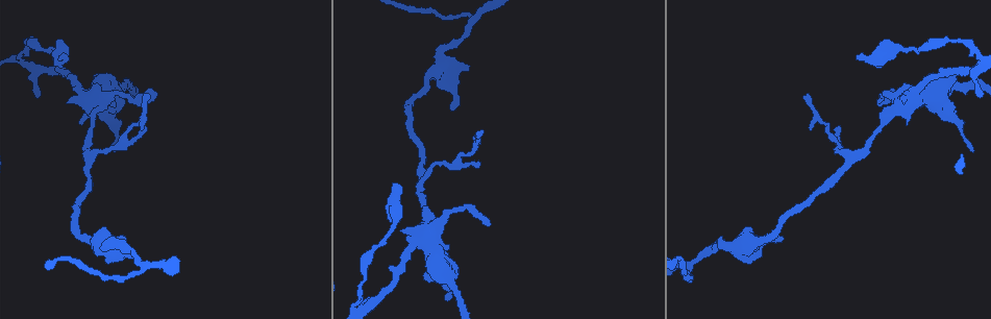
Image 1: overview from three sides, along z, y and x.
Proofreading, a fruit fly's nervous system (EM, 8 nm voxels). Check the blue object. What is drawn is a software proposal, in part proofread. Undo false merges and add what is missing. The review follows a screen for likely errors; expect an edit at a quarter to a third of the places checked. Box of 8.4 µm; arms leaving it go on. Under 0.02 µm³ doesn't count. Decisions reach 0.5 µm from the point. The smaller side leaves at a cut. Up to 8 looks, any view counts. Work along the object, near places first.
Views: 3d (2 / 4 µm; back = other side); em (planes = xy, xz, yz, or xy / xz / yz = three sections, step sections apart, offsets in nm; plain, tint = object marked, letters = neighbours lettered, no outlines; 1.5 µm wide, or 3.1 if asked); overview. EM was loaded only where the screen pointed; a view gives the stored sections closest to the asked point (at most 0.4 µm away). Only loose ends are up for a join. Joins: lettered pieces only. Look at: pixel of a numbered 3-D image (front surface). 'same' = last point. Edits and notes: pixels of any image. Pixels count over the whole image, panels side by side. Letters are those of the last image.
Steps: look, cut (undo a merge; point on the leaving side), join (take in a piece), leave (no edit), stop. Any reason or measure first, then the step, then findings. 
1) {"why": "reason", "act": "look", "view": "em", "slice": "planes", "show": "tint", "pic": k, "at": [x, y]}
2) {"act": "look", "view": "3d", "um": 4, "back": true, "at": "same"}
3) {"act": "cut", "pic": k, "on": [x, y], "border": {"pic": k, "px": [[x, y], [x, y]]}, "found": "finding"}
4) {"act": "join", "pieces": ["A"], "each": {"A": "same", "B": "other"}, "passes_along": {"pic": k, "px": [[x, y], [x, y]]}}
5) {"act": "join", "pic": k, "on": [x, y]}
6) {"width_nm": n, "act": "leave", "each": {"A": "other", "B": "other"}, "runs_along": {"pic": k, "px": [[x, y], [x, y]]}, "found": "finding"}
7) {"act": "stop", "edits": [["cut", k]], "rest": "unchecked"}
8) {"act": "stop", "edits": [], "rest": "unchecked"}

{"act": "look", "view": "em", "slice": "planes", "show": "tint", "pic": 1, "at": [902, 102]}

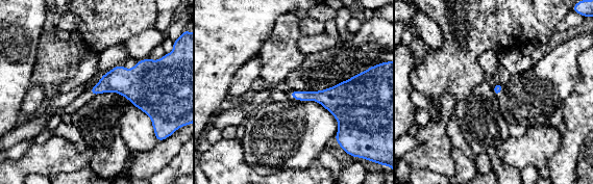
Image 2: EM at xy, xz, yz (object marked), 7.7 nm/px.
{"why": "what lies round it", "act": "look", "view": "em", "slice": "planes", "show": "letters", "at": "same"}

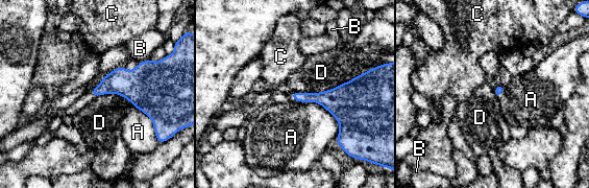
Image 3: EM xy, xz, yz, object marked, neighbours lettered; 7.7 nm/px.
{"act": "leave", "each": {"A": "other", "B": "other", "C": "other", "D": "other"}, "border": {"pic": 3, "px": [[365, 72], [327, 90], [292, 92]]}, "found": "no lettered piece goes on from it"}

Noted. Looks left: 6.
{"why": "sudden change in width", "act": "look", "view": "em", "slice": "planes", "show": "letters", "pic": 1, "at": [951, 42]}

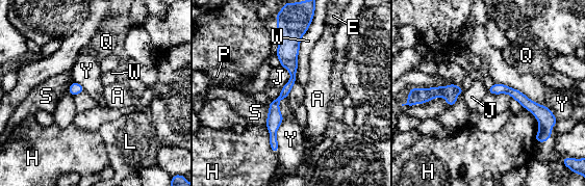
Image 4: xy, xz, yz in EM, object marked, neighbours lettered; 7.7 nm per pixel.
{"act": "leave", "each": {"A": "other", "E": "other", "H": "other", "J": "other", "L": "other", "P": "other", "Q": "other", "S": "other", "W": "other", "Y": "other"}, "runs_along": {"pic": 4, "px": [[286, 19], [293, 80], [274, 104], [273, 140]]}, "found": "one cell here"}

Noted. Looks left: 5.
{"why": "an open end", "act": "look", "view": "em", "slice": "xz", "step": 8, "show": "tint", "pic": 1, "at": [131, 258]}

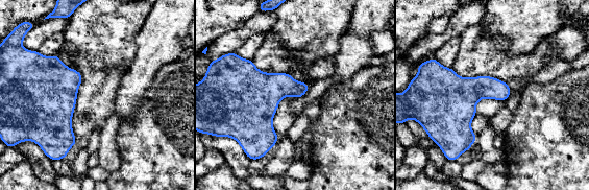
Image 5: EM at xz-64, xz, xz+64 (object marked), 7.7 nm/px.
{"act": "look", "view": "em", "slice": "xz", "step": 8, "show": "letters", "at": "same"}

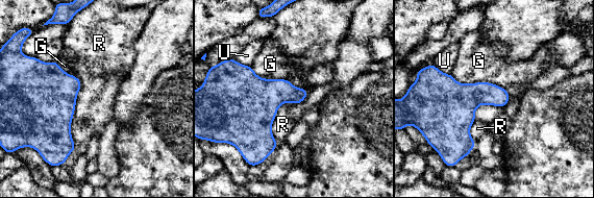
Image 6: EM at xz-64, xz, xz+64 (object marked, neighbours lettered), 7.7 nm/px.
{"width_nm": 140, "act": "leave", "each": {"G": "other", "R": "other", "U": "other"}, "border": {"pic": 6, "px": [[450, 74], [460, 82], [505, 89]]}, "found": "none of them fits"}

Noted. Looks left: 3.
{"act": "stop", "edits": [], "rest": "unchecked"}

